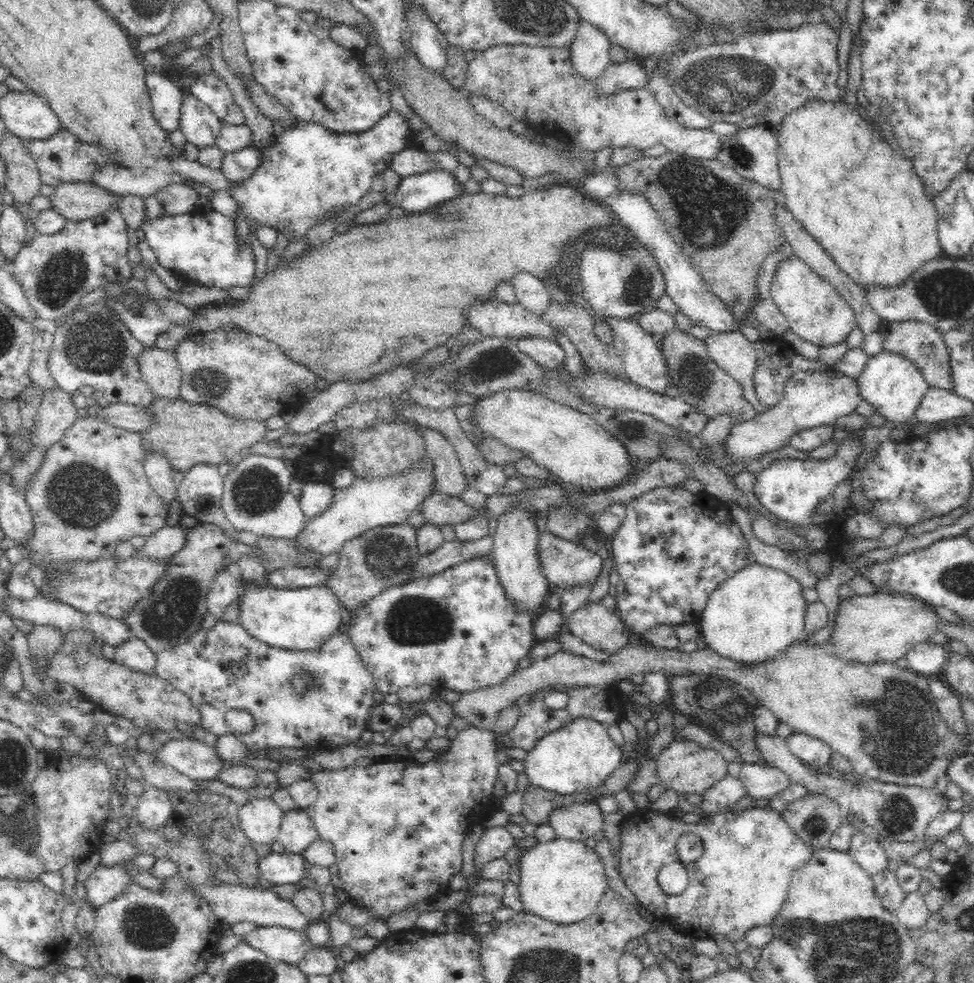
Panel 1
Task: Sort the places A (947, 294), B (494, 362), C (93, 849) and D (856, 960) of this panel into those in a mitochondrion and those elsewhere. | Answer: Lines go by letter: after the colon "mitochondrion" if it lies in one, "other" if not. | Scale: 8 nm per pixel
A: mitochondrion
B: mitochondrion
C: other
D: mitochondrion

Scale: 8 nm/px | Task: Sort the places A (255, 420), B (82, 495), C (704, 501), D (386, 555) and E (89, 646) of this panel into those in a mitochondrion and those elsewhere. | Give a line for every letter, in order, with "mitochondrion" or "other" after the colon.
A: other
B: mitochondrion
C: other
D: mitochondrion
E: other

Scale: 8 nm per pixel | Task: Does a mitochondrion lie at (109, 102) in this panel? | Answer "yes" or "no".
no

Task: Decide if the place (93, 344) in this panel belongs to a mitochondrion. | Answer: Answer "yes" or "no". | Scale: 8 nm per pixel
yes

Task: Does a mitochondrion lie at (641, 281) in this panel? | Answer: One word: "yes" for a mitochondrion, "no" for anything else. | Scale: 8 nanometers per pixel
yes

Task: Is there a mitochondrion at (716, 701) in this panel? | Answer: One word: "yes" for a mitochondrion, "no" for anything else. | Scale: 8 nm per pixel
yes

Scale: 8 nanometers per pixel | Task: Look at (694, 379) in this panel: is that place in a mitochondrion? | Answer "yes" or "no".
yes

